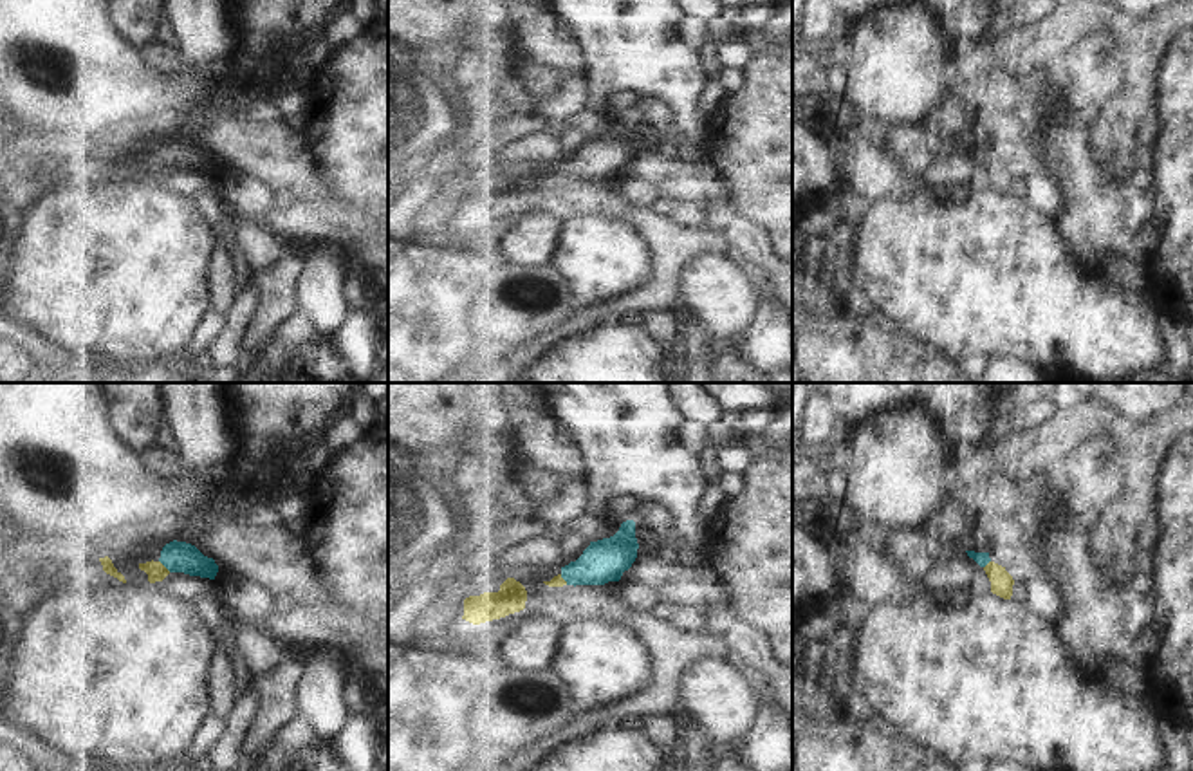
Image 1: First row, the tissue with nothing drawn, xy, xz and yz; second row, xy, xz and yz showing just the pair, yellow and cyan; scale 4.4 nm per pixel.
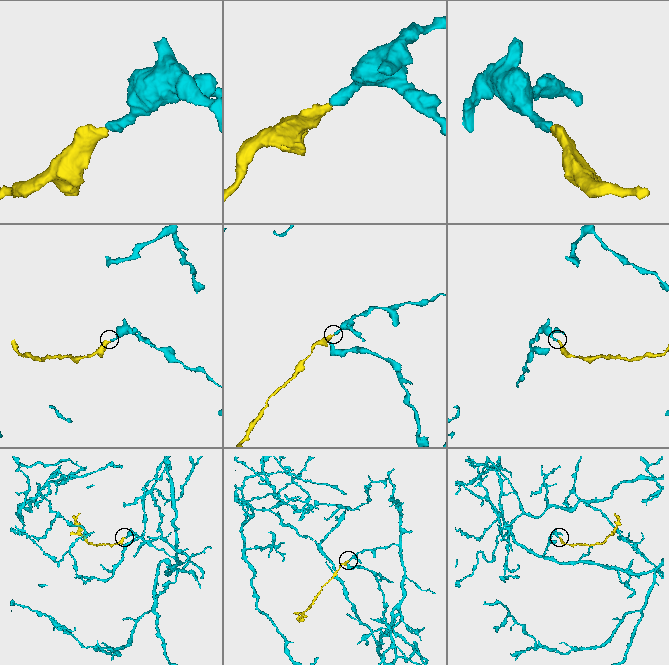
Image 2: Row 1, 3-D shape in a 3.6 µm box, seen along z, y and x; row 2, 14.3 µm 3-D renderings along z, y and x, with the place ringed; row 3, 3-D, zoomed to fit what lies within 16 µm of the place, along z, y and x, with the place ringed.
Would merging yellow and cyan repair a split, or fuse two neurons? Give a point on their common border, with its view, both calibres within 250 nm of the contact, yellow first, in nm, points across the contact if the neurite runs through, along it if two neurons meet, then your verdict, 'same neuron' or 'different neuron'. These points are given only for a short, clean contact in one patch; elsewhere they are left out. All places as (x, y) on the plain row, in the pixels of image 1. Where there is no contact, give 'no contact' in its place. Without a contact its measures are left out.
xy (163, 161) | 90/140 nm | across xy (156, 167), (163, 161), (177, 152) | same neuron

